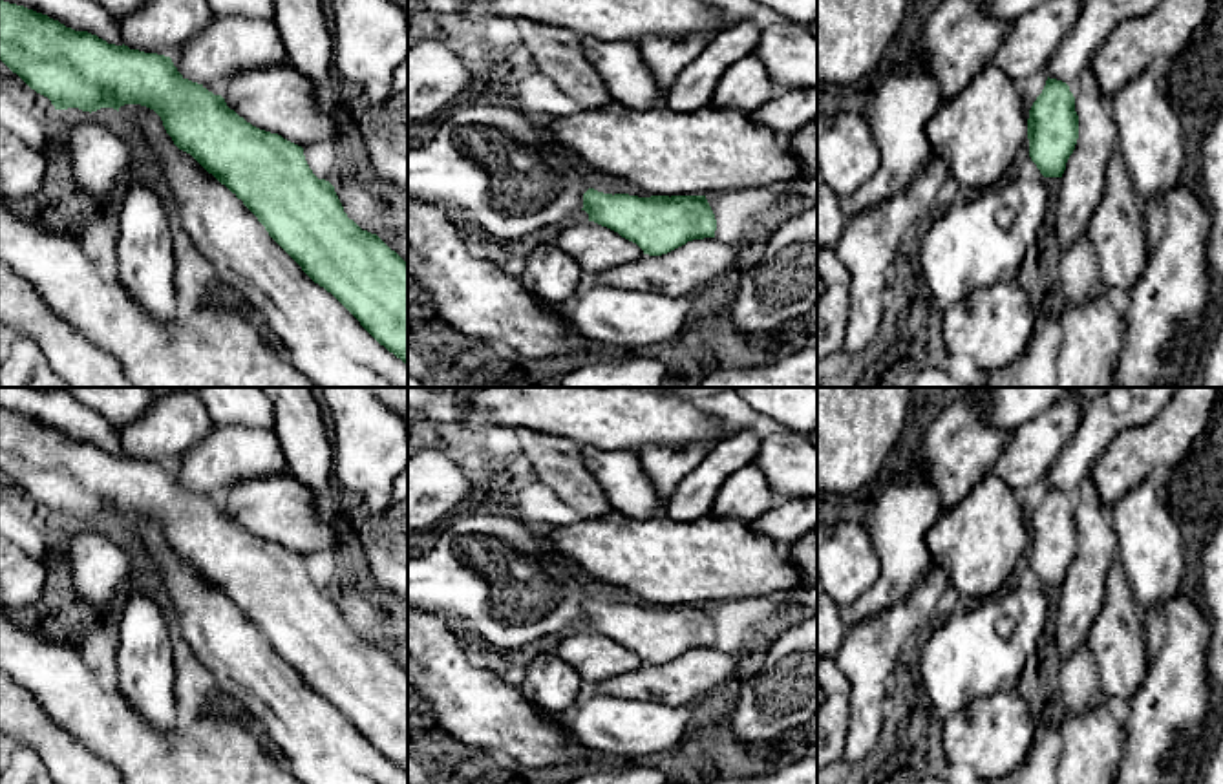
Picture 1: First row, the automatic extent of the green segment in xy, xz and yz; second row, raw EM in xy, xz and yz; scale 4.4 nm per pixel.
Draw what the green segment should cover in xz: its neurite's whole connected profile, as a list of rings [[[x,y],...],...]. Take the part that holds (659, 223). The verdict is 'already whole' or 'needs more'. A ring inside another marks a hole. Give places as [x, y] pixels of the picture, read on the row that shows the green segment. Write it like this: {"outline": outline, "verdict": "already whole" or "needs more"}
{"outline": [[[589,188],[581,210],[589,221],[618,232],[649,256],[667,254],[693,239],[715,238],[717,230],[706,196],[638,197]]], "verdict": "already whole"}

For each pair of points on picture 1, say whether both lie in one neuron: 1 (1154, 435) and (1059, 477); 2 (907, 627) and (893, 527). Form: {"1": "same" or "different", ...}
{"1": "different", "2": "different"}

